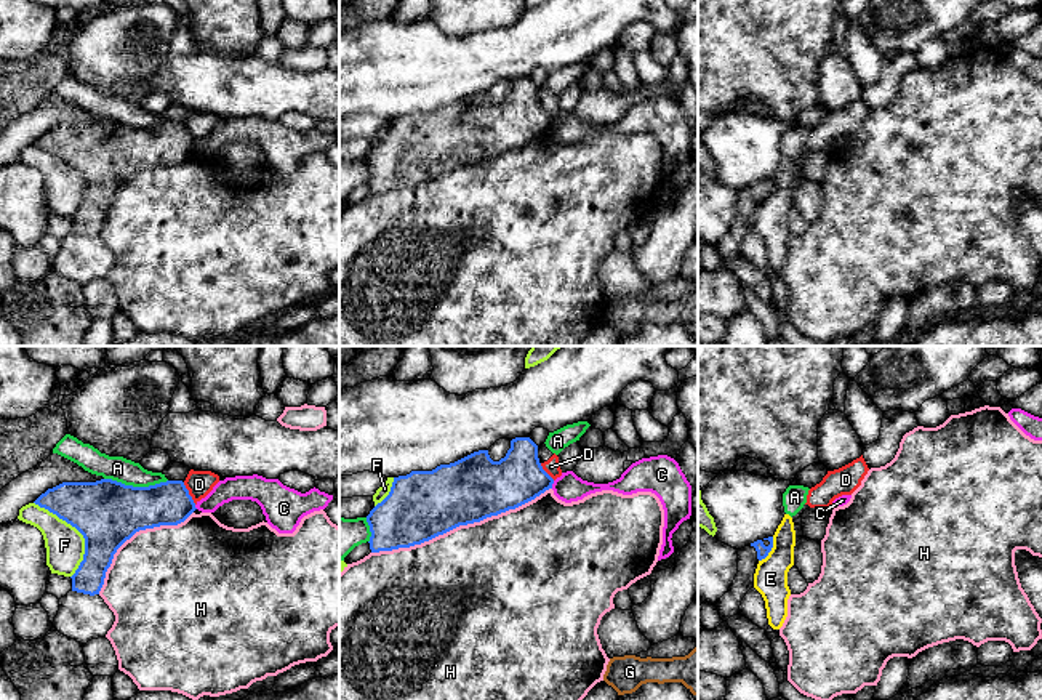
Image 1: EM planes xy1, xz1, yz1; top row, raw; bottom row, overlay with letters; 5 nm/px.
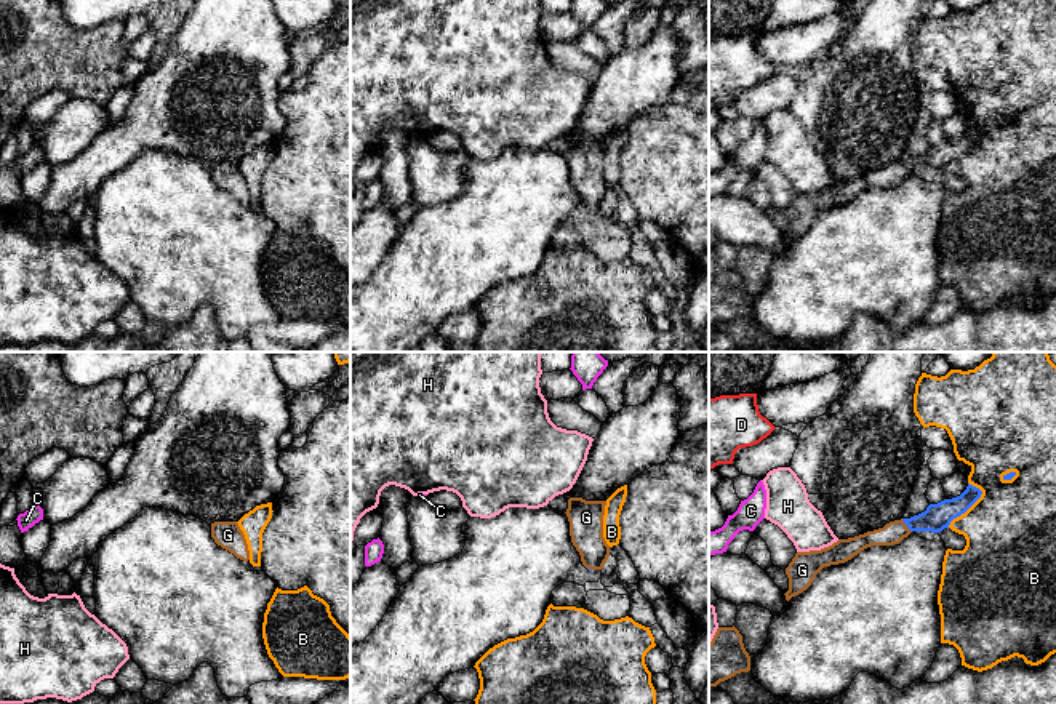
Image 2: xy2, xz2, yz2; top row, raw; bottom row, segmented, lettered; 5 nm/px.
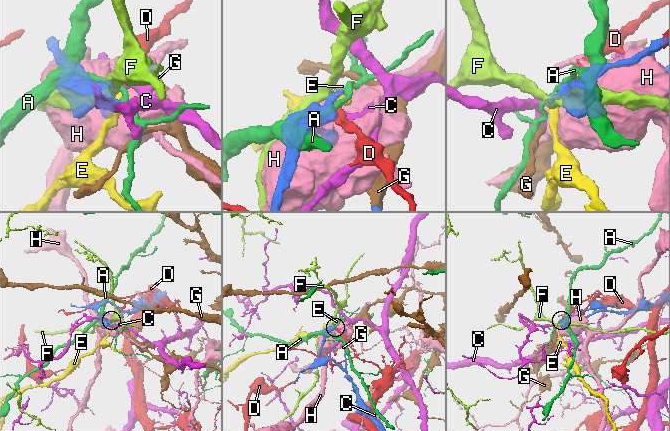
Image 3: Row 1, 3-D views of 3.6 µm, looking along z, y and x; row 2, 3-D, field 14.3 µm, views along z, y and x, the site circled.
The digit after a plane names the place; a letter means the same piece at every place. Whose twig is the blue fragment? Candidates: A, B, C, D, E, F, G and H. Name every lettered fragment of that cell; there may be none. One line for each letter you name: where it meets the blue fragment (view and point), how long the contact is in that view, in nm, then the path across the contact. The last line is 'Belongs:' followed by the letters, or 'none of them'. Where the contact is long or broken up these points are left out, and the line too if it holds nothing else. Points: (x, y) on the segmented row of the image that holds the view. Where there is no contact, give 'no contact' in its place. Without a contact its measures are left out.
G: meets blue in yz2 at (906, 524); contact 90 nm long; runs through yz2 (936, 517), (906, 524), (895, 532)
Belongs: G

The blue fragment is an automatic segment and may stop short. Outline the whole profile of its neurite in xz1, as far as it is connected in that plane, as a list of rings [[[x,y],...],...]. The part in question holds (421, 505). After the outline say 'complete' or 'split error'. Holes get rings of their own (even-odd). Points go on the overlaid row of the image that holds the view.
[[[530,437],[512,439],[499,461],[493,461],[488,450],[479,450],[432,471],[411,471],[394,477],[389,495],[367,516],[370,549],[379,553],[421,545],[459,525],[515,509],[552,489],[552,484],[554,479],[539,463],[538,445]]]; complete

